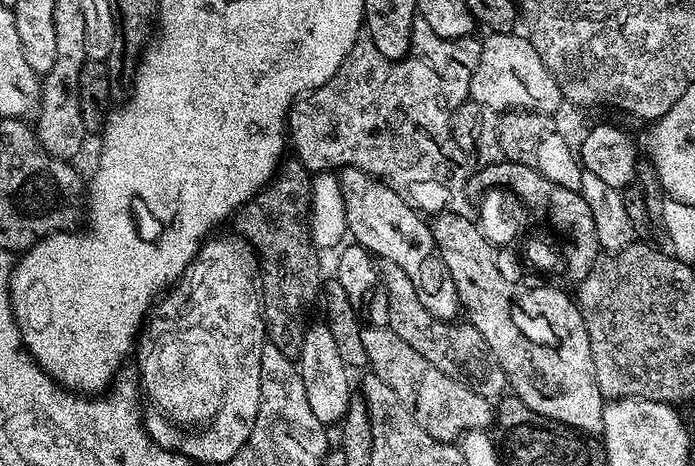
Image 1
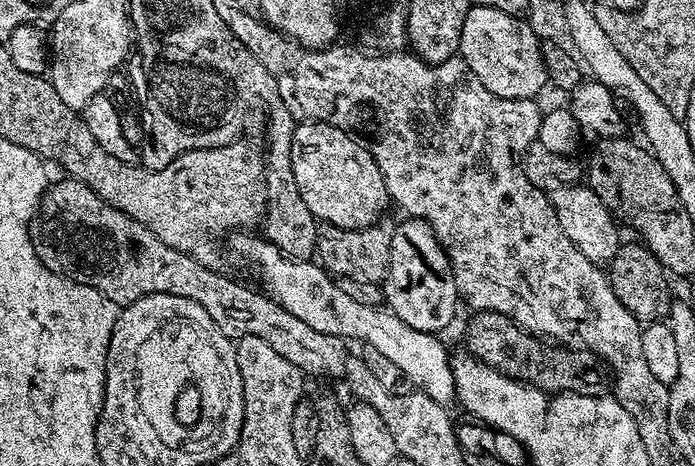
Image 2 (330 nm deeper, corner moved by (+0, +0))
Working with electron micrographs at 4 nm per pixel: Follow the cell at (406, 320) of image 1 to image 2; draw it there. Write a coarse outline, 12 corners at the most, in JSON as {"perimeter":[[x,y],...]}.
{"perimeter":[[480,312],[467,349],[543,392],[602,396],[604,361]]}

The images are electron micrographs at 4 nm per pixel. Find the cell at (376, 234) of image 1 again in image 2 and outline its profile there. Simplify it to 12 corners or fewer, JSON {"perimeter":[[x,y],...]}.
{"perimeter":[[293,127],[295,195],[317,221],[369,228],[389,207],[355,136]]}

